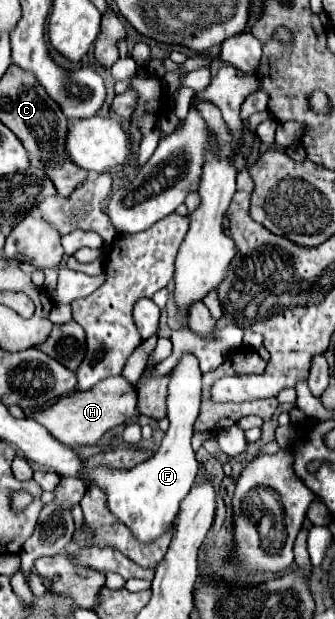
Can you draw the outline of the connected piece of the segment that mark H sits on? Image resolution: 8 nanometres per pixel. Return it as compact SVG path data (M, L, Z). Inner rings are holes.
M115 376L103 380L89 392L75 392L71 396L57 400L53 406L29 416L35 418L39 424L43 424L59 442L77 448L77 446L93 446L107 430L127 424L135 414L137 414L135 386L127 382L125 376Z

